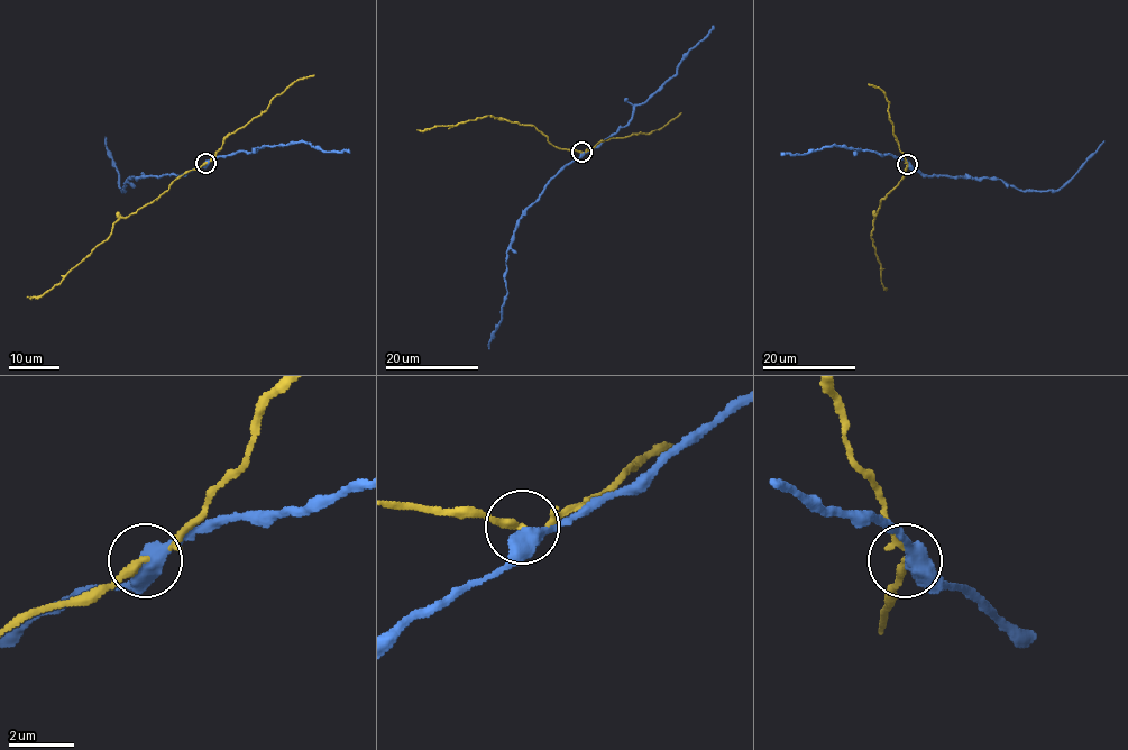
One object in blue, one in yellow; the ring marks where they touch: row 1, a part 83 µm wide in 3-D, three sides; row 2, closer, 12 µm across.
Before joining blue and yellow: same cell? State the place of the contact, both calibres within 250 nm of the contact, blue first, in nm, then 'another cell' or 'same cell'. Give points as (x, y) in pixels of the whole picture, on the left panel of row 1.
(205, 163) | 500/170 nm | another cell

